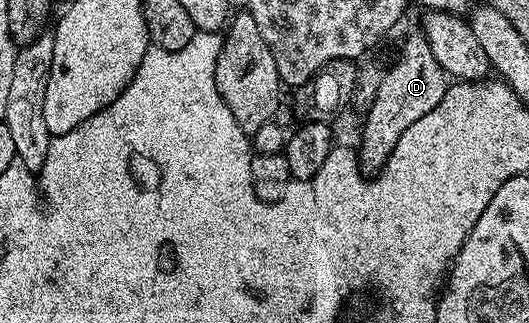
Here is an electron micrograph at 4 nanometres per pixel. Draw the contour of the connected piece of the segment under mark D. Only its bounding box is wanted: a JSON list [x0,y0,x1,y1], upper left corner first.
[358,30,450,170]

